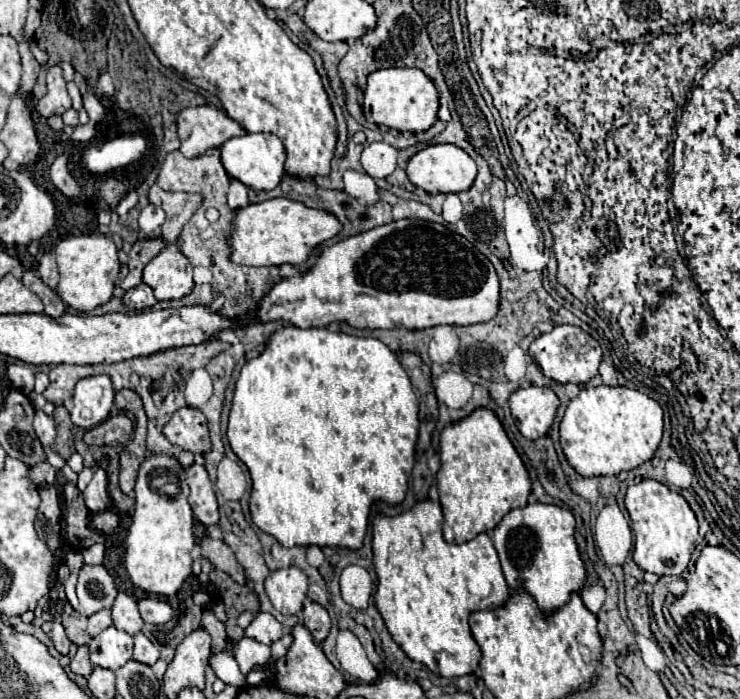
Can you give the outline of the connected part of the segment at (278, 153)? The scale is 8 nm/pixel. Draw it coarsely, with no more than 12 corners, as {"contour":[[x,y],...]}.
{"contour":[[275,134],[229,138],[227,174],[255,190],[273,190],[285,174]]}

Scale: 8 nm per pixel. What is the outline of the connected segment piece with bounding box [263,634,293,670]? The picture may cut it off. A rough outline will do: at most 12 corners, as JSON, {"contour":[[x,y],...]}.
{"contour":[[285,634],[271,644],[273,658],[263,666],[267,670],[275,660],[283,658],[293,642],[291,634]]}

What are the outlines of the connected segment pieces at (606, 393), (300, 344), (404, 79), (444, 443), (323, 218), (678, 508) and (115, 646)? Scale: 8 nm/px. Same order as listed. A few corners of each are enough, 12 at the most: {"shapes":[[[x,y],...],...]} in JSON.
{"shapes":[[[589,386],[561,420],[581,476],[651,460],[663,408],[623,386]],[[285,324],[227,438],[283,546],[357,550],[419,402],[377,338]],[[417,68],[367,78],[363,110],[399,132],[437,120],[439,92]],[[495,412],[441,430],[443,536],[461,544],[527,504]],[[273,198],[237,210],[231,260],[299,266],[335,214]],[[629,486],[635,564],[679,576],[699,530],[679,492]],[[115,626],[89,644],[93,666],[117,670],[133,638]]]}

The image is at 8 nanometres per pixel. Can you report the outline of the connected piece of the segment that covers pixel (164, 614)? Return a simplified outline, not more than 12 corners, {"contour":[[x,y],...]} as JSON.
{"contour":[[157,598],[139,600],[147,624],[165,624],[173,618],[171,606]]}

